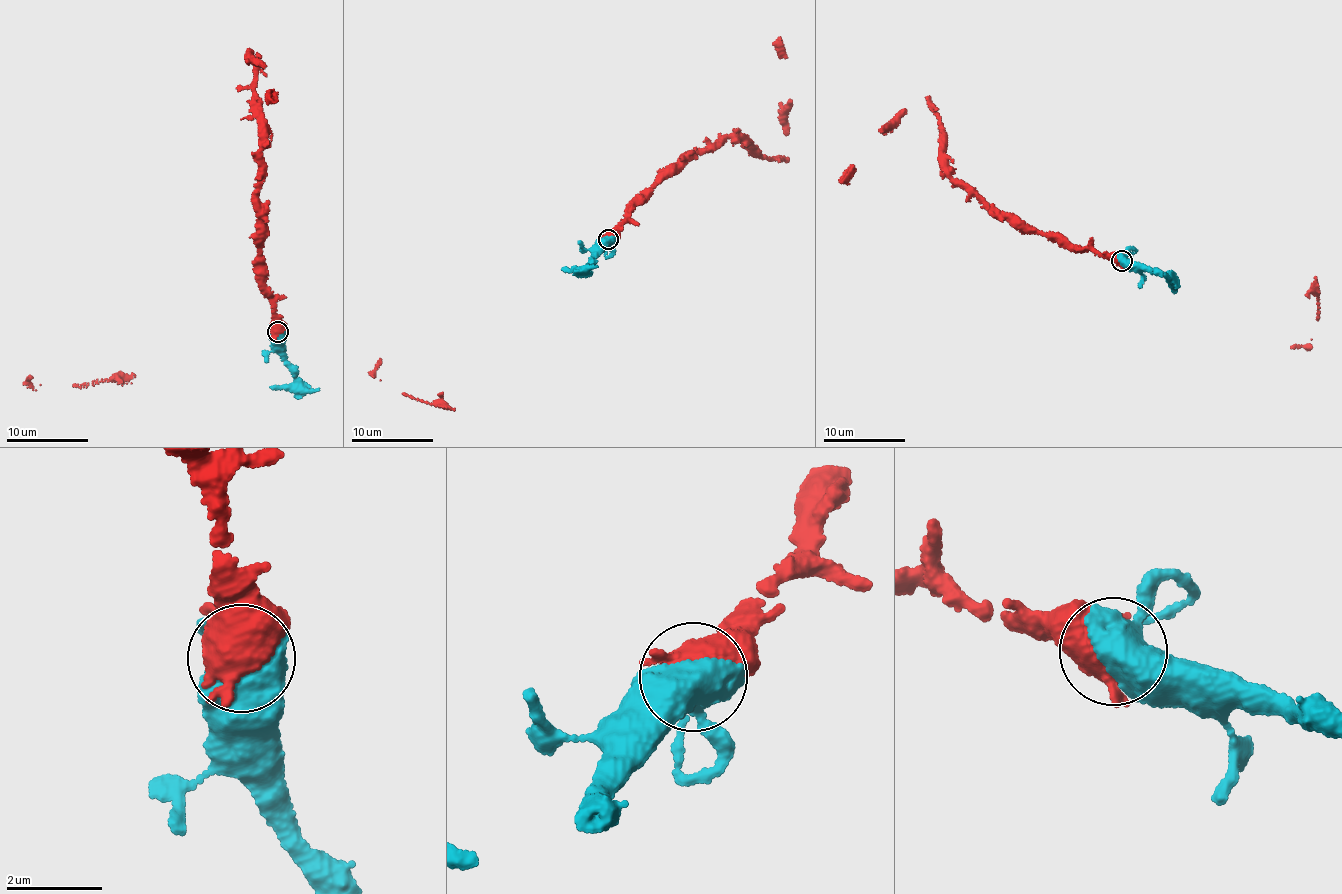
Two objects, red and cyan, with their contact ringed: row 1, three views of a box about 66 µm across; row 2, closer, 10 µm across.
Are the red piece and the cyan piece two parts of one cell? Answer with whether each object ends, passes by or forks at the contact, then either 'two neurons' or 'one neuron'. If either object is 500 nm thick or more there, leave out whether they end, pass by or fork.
one neuron

